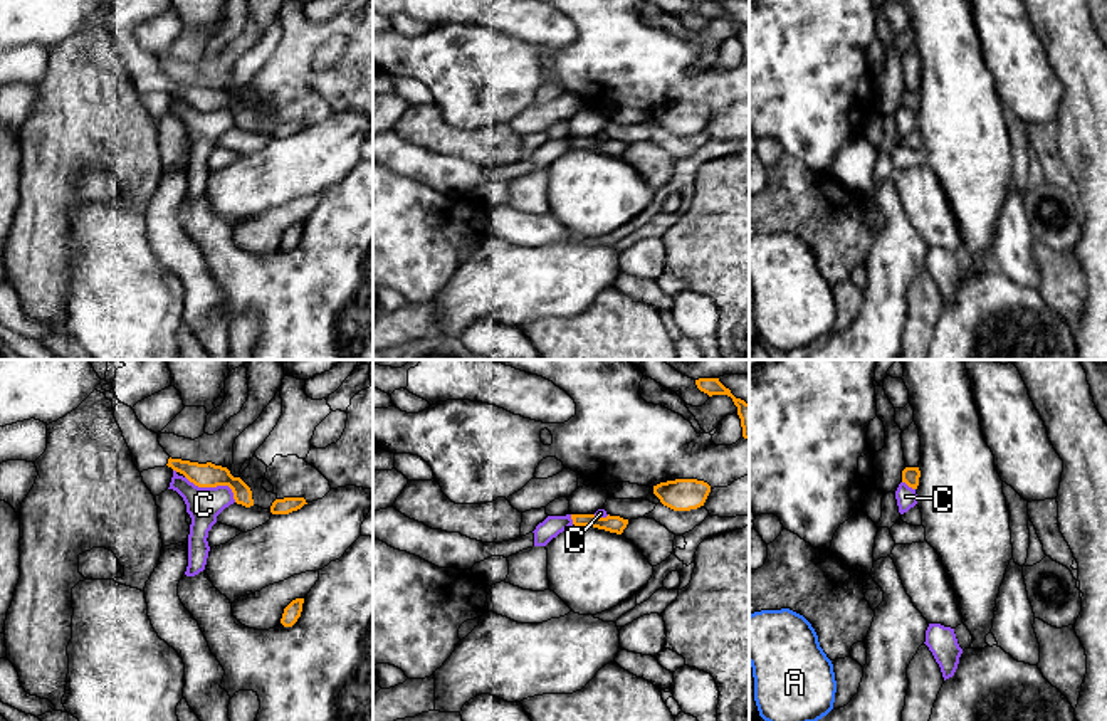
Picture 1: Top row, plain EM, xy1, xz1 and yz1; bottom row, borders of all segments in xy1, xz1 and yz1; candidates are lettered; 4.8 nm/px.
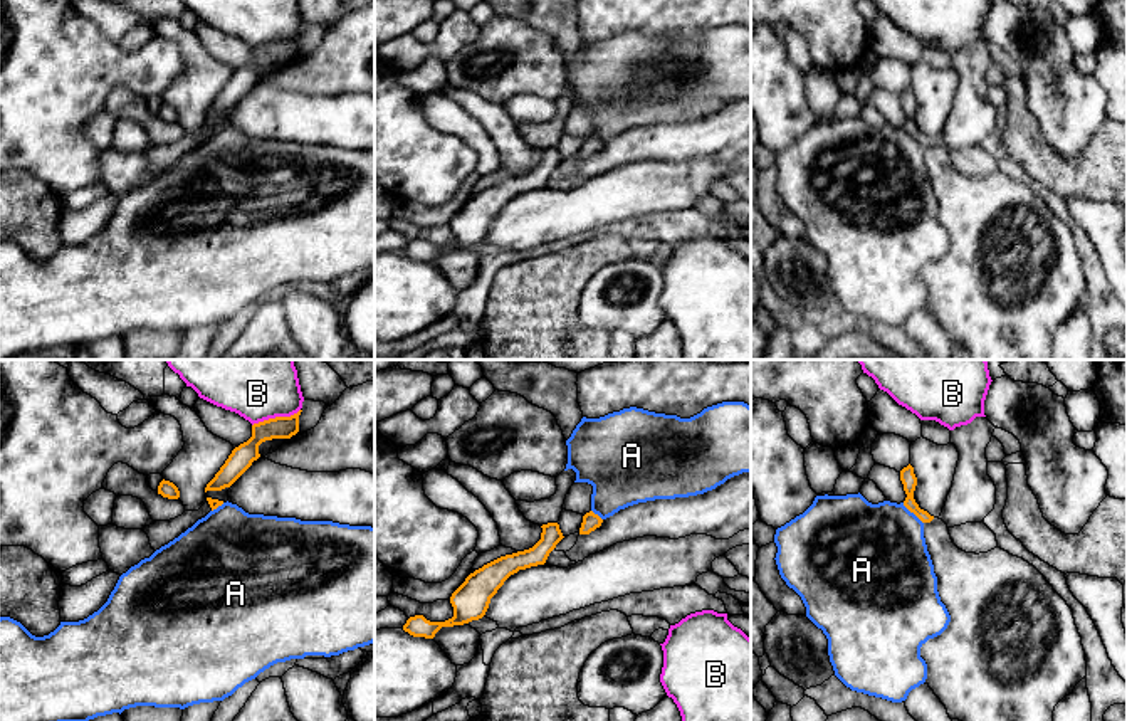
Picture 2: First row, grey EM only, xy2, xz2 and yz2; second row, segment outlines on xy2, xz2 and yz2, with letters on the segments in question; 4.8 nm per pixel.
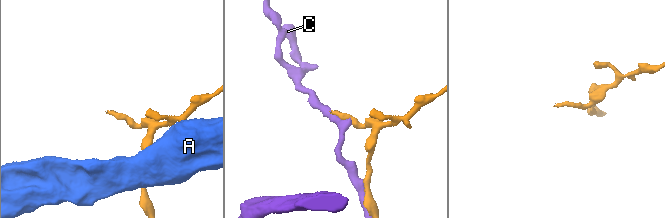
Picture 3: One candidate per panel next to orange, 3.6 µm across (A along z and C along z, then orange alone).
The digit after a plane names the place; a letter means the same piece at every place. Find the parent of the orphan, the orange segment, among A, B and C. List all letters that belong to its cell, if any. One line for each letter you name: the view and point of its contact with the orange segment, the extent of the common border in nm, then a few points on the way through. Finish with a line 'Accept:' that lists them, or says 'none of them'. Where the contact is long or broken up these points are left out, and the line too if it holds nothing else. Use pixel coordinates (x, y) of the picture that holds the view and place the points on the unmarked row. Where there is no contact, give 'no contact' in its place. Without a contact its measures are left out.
Accept: none of them

